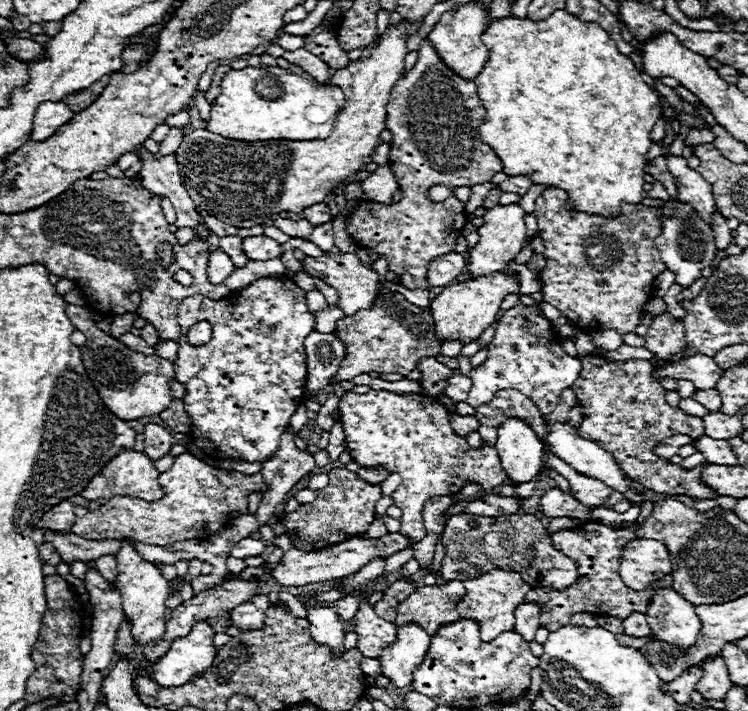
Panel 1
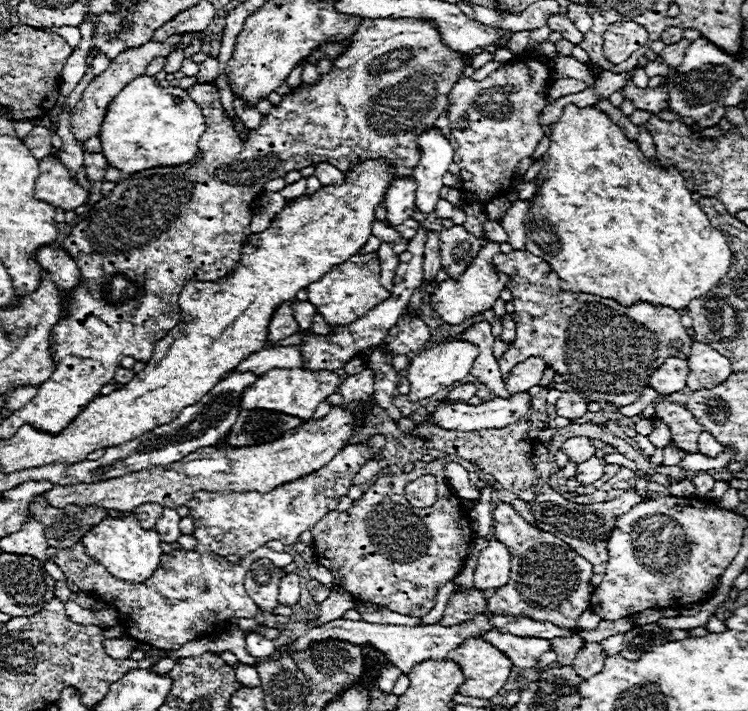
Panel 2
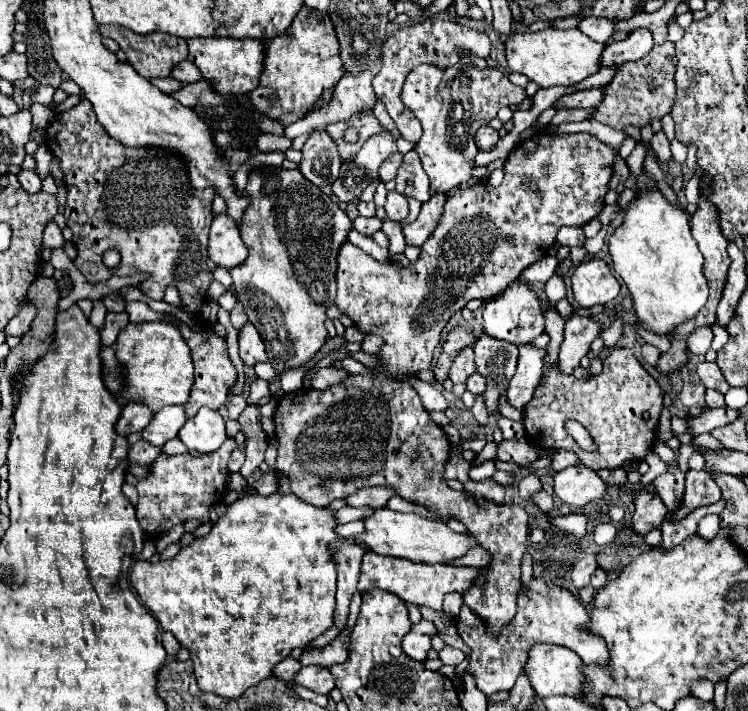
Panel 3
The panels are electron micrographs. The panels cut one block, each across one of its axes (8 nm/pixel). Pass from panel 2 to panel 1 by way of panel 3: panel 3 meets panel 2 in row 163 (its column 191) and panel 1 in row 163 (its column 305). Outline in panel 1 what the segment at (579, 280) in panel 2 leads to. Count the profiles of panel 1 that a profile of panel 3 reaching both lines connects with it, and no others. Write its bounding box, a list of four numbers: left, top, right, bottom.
[476,10,662,216]

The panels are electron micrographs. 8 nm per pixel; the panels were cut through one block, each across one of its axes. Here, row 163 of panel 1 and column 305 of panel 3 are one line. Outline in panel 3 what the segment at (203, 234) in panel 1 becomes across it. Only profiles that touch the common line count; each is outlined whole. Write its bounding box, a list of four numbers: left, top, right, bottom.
[300,128,342,188]

